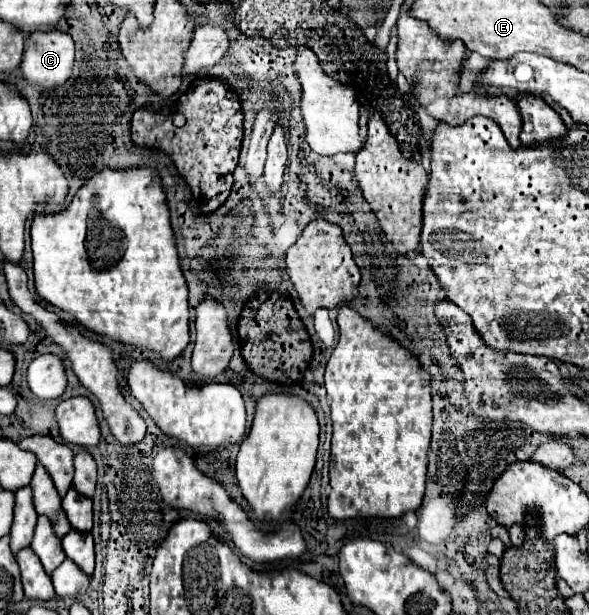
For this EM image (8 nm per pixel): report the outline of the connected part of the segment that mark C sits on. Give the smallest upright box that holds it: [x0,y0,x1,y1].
[22,31,74,89]

